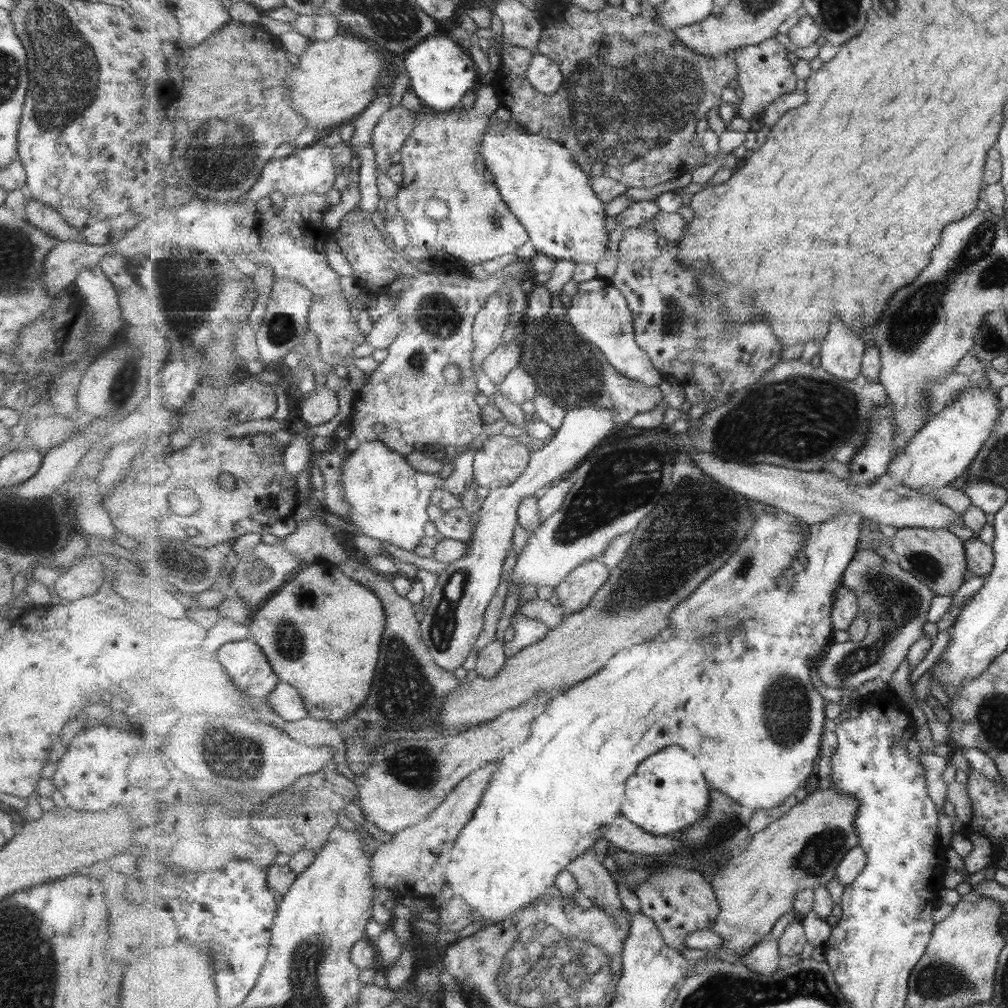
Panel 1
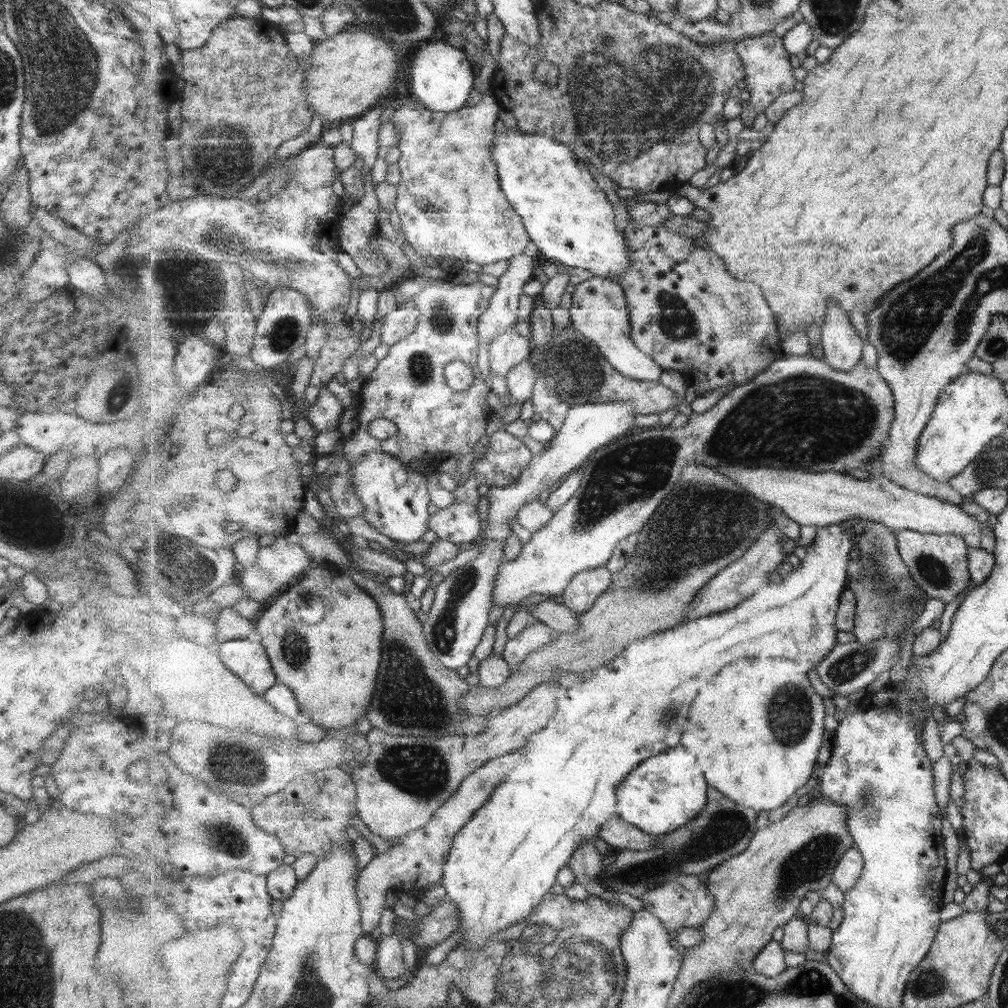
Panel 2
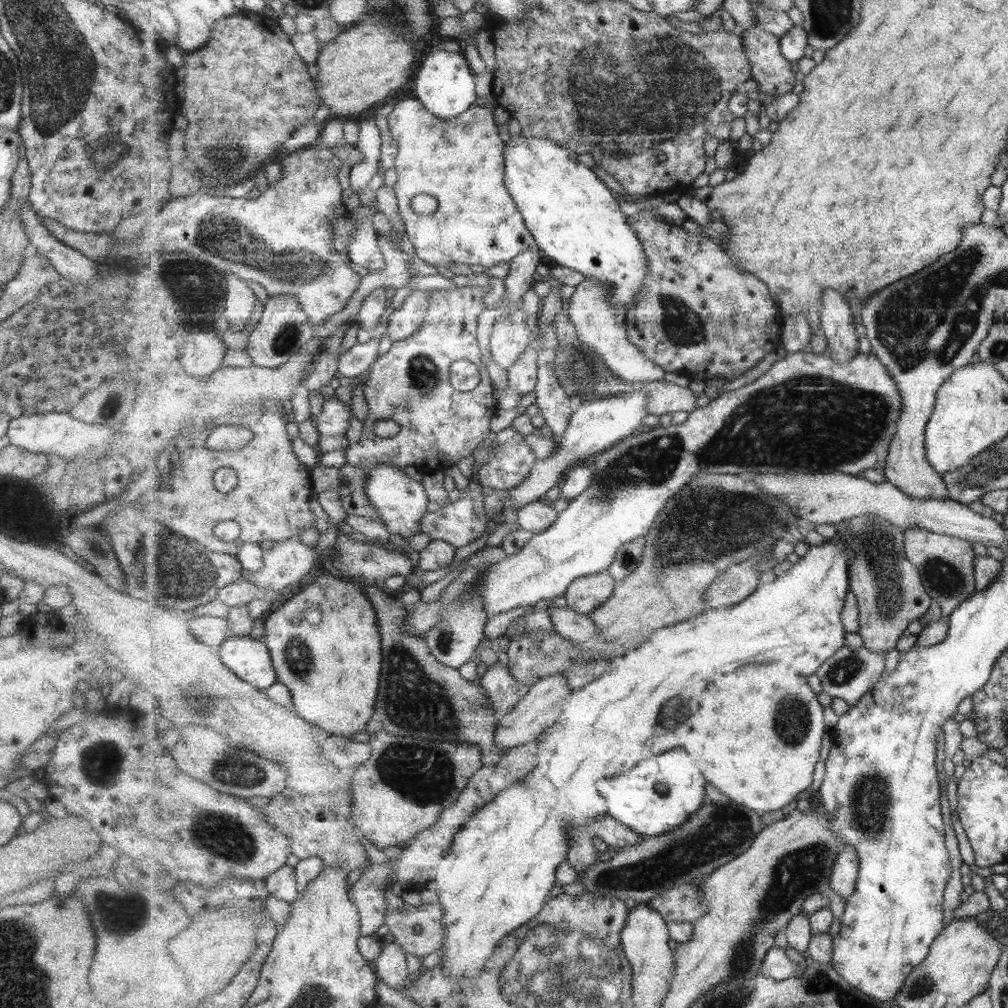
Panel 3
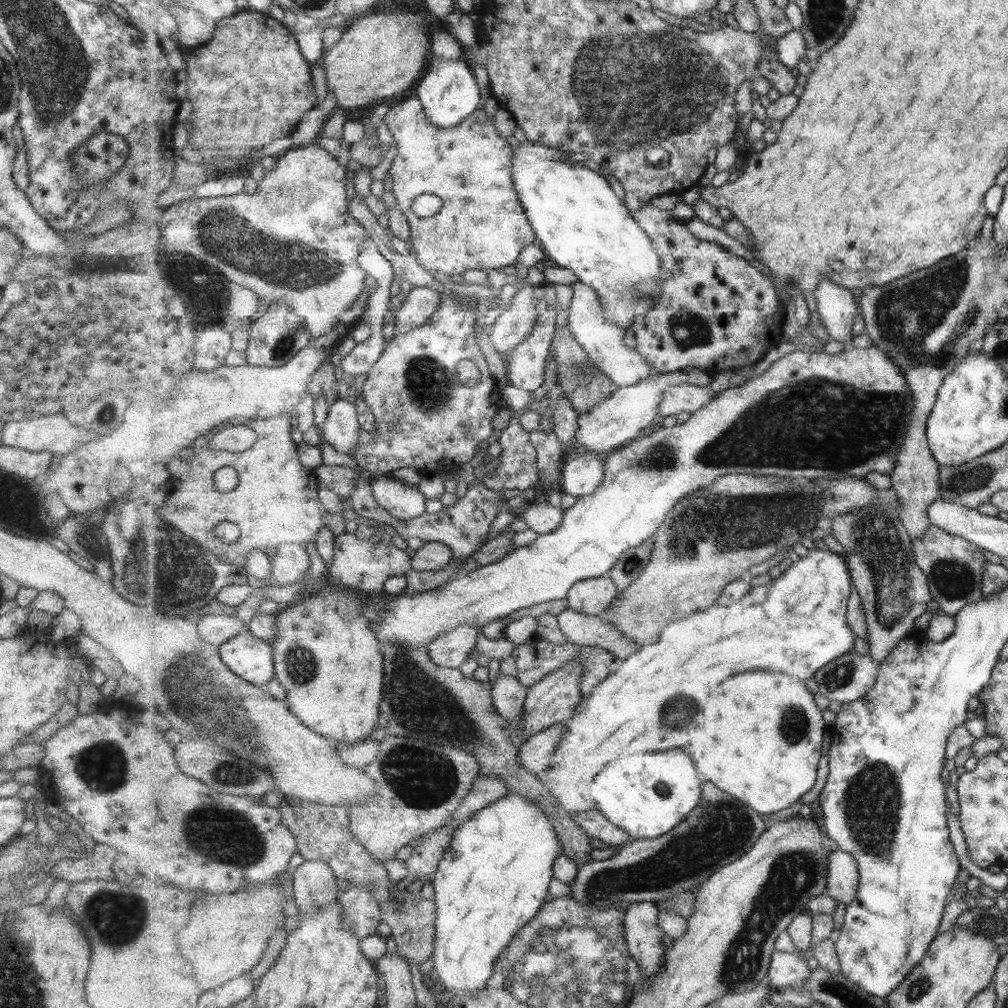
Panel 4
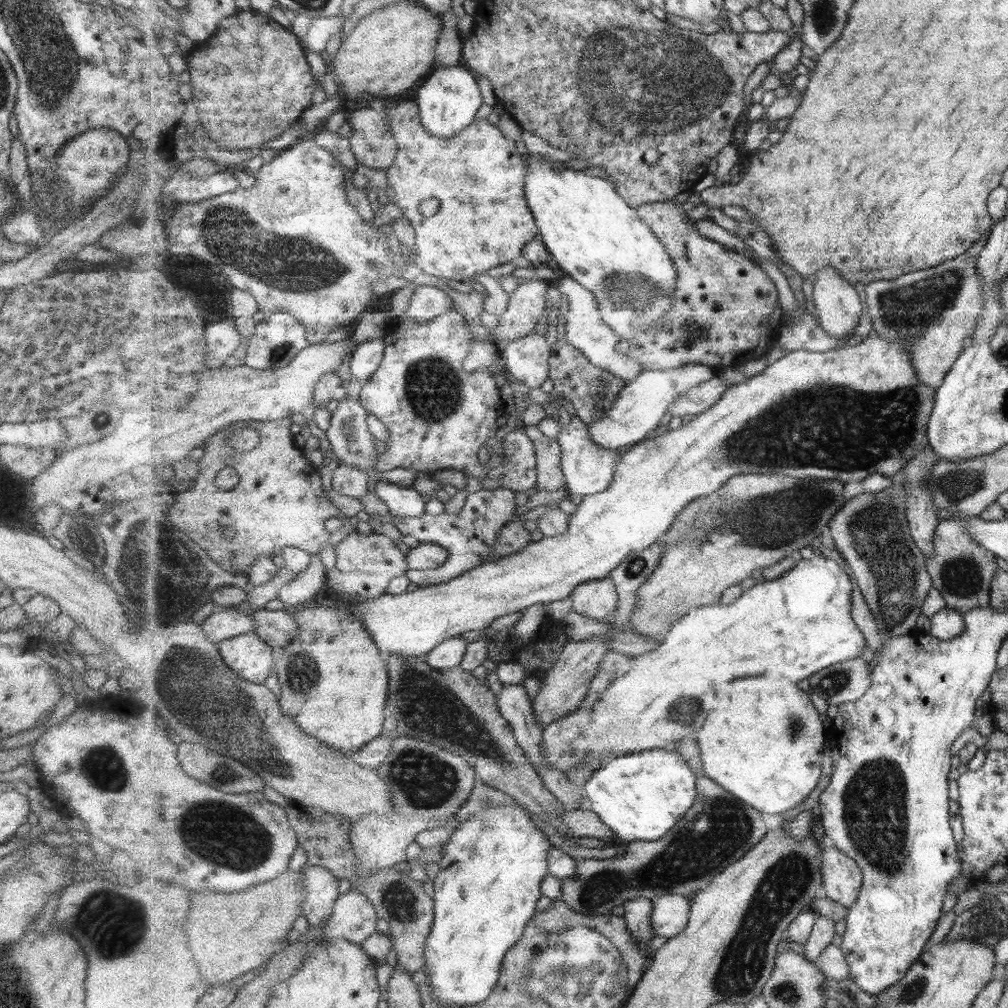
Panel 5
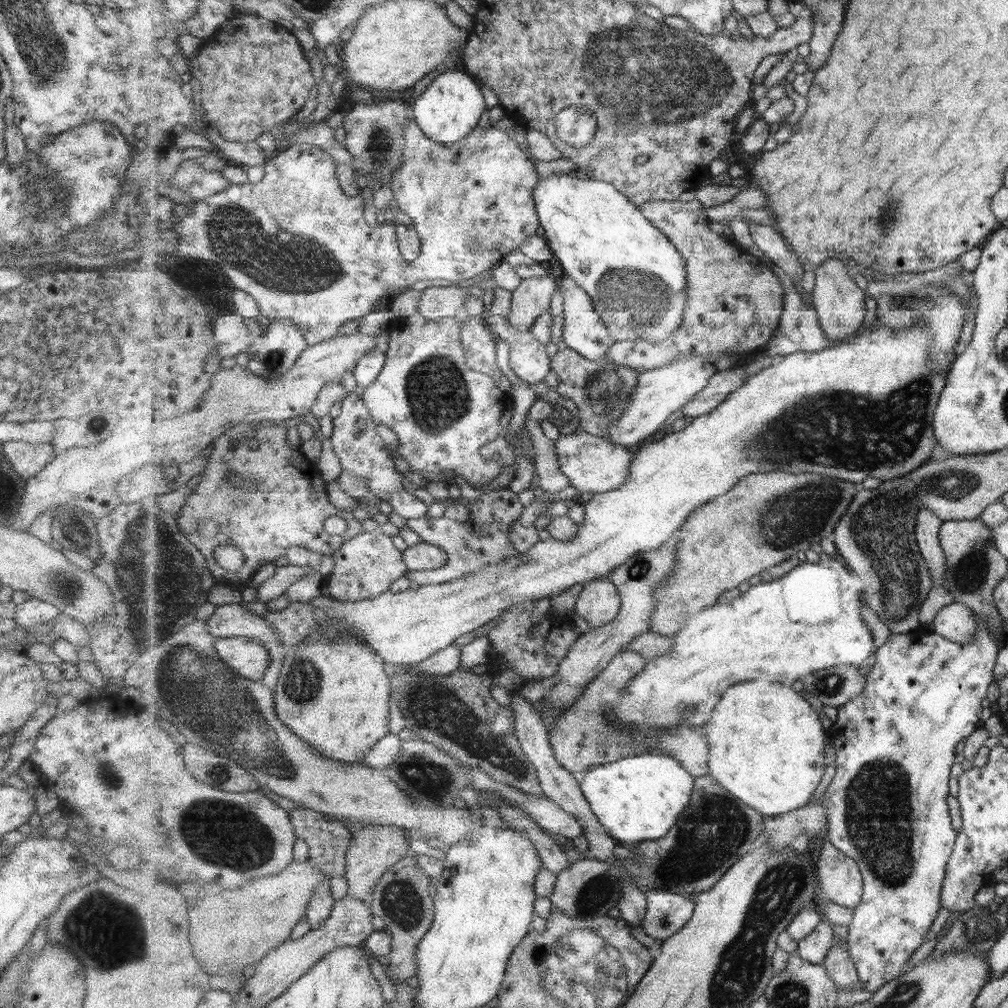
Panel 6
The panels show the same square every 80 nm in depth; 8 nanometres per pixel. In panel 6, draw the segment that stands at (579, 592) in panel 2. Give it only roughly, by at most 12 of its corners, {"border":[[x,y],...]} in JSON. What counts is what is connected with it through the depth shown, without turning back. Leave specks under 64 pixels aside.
{"border":[[613,579],[582,588],[574,607],[594,629],[619,614]]}

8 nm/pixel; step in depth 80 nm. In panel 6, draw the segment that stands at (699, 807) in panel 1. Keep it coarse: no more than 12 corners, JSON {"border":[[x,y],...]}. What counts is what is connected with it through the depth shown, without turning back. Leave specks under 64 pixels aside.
{"border":[[649,752],[592,767],[580,787],[611,837],[663,838],[696,777]]}

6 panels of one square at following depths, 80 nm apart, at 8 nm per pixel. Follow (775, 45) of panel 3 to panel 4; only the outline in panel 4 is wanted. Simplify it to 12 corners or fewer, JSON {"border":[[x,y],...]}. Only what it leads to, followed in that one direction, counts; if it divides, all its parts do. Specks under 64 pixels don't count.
{"border":[[771,47],[758,64],[758,74],[781,95],[797,86],[797,77]]}

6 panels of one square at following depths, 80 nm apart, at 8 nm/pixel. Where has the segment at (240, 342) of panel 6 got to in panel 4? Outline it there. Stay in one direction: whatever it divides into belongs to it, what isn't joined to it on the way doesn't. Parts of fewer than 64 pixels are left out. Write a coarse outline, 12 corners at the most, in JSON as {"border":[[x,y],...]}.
{"border":[[221,323],[196,334],[195,368],[224,366],[233,350]]}

